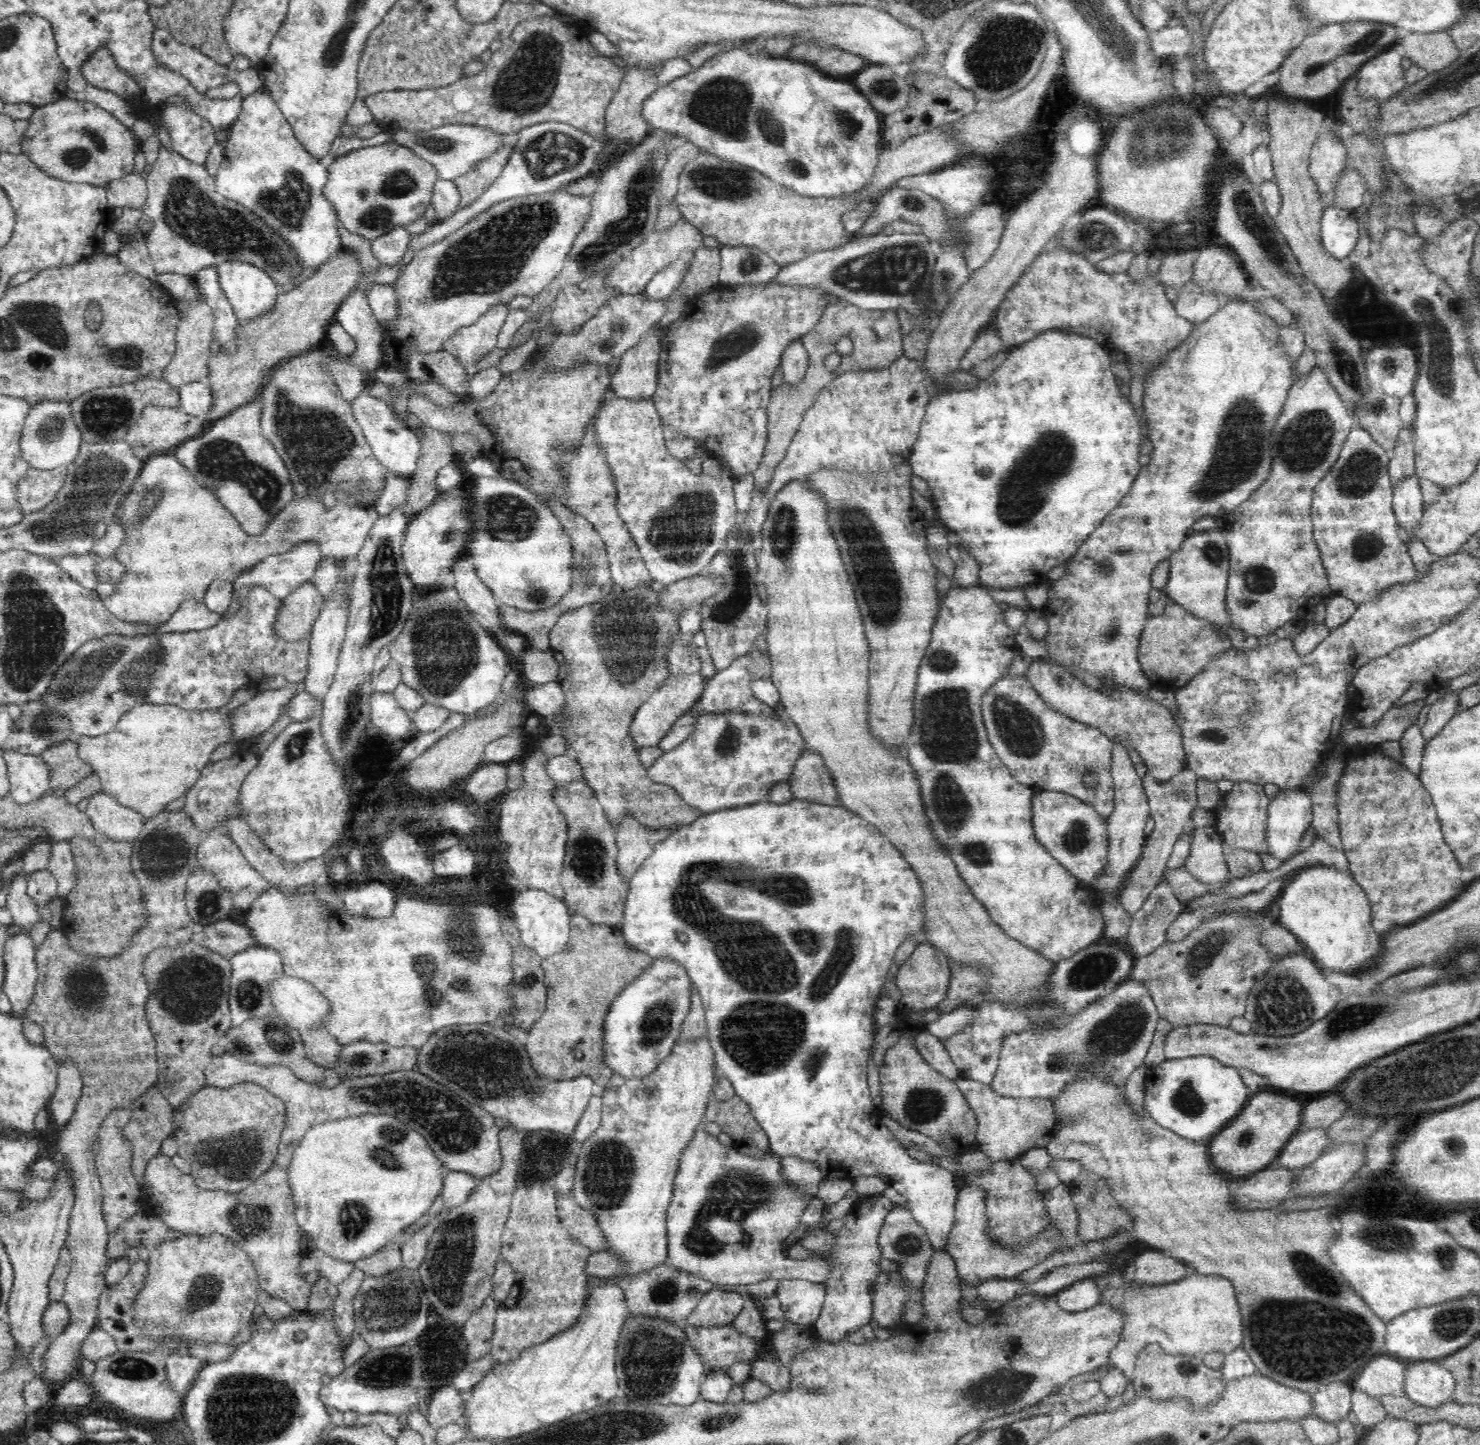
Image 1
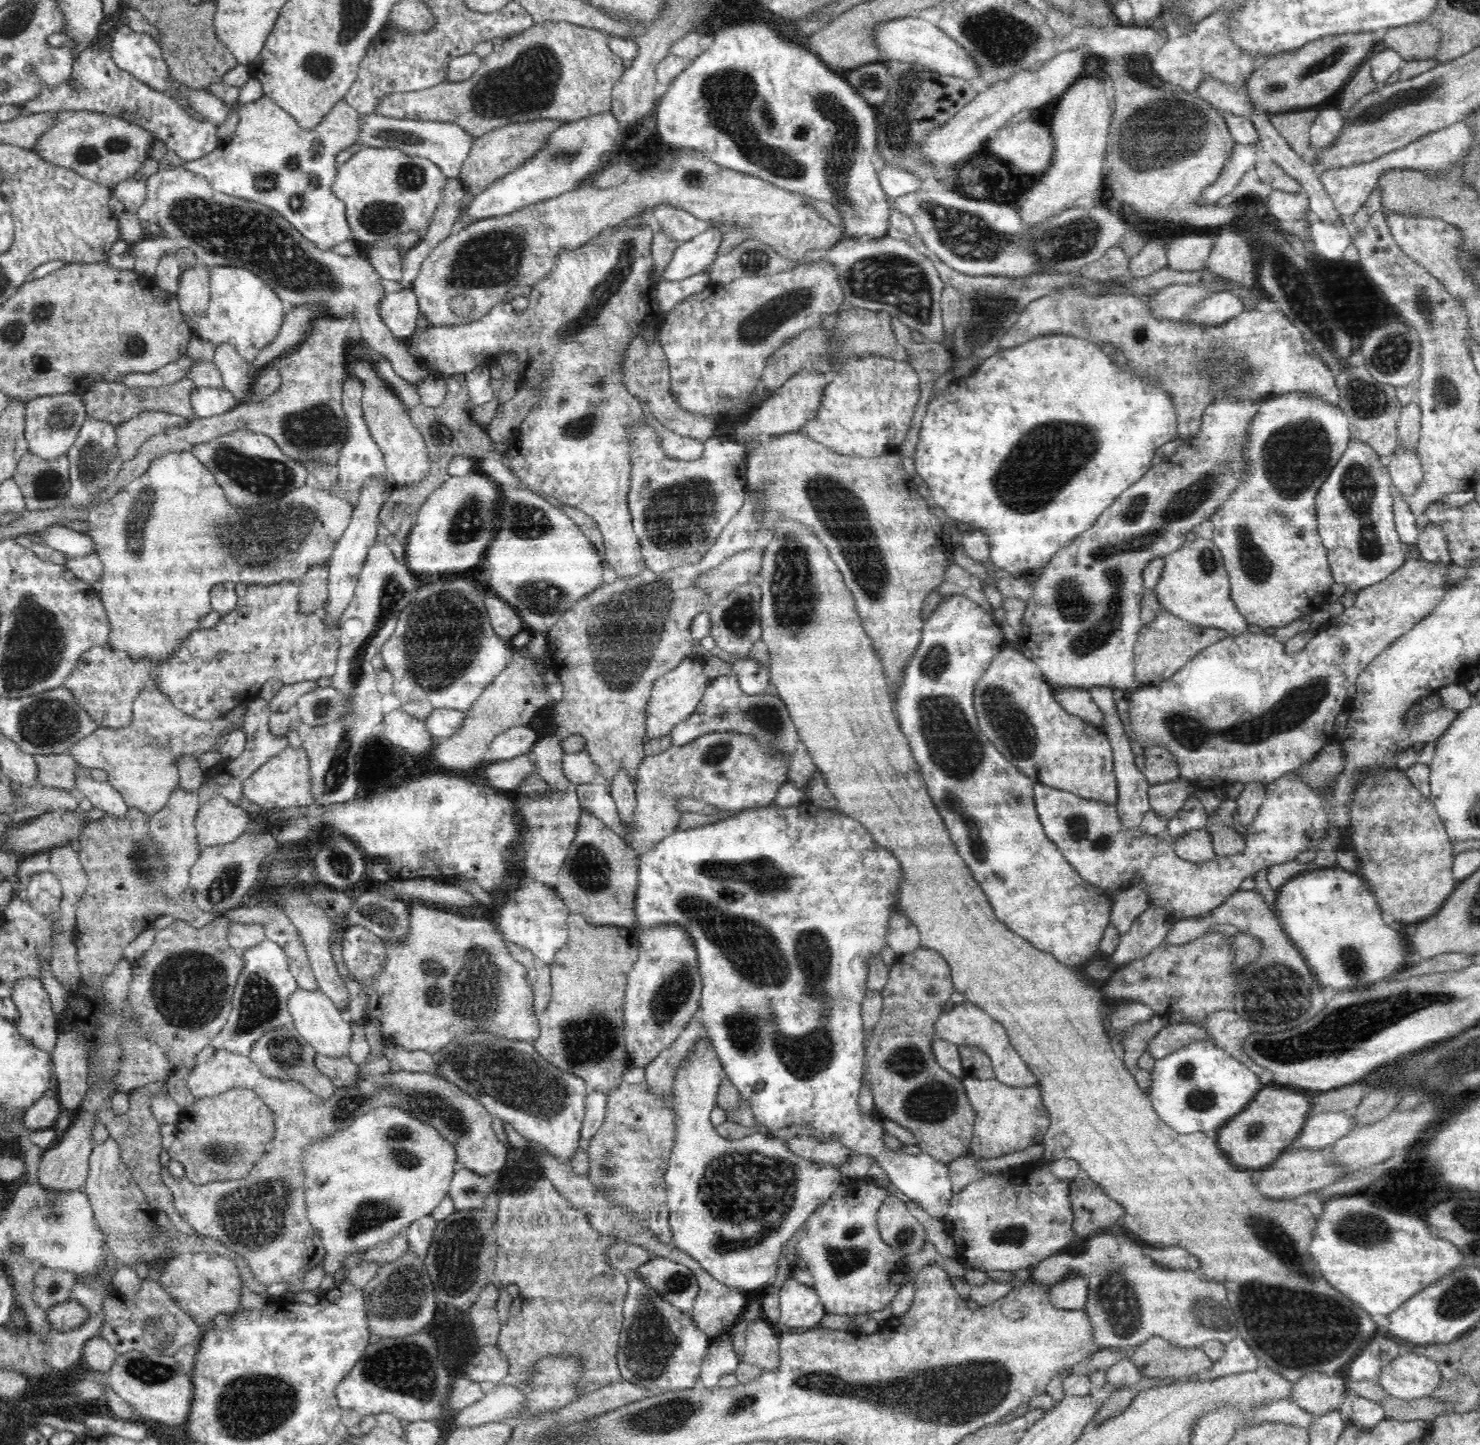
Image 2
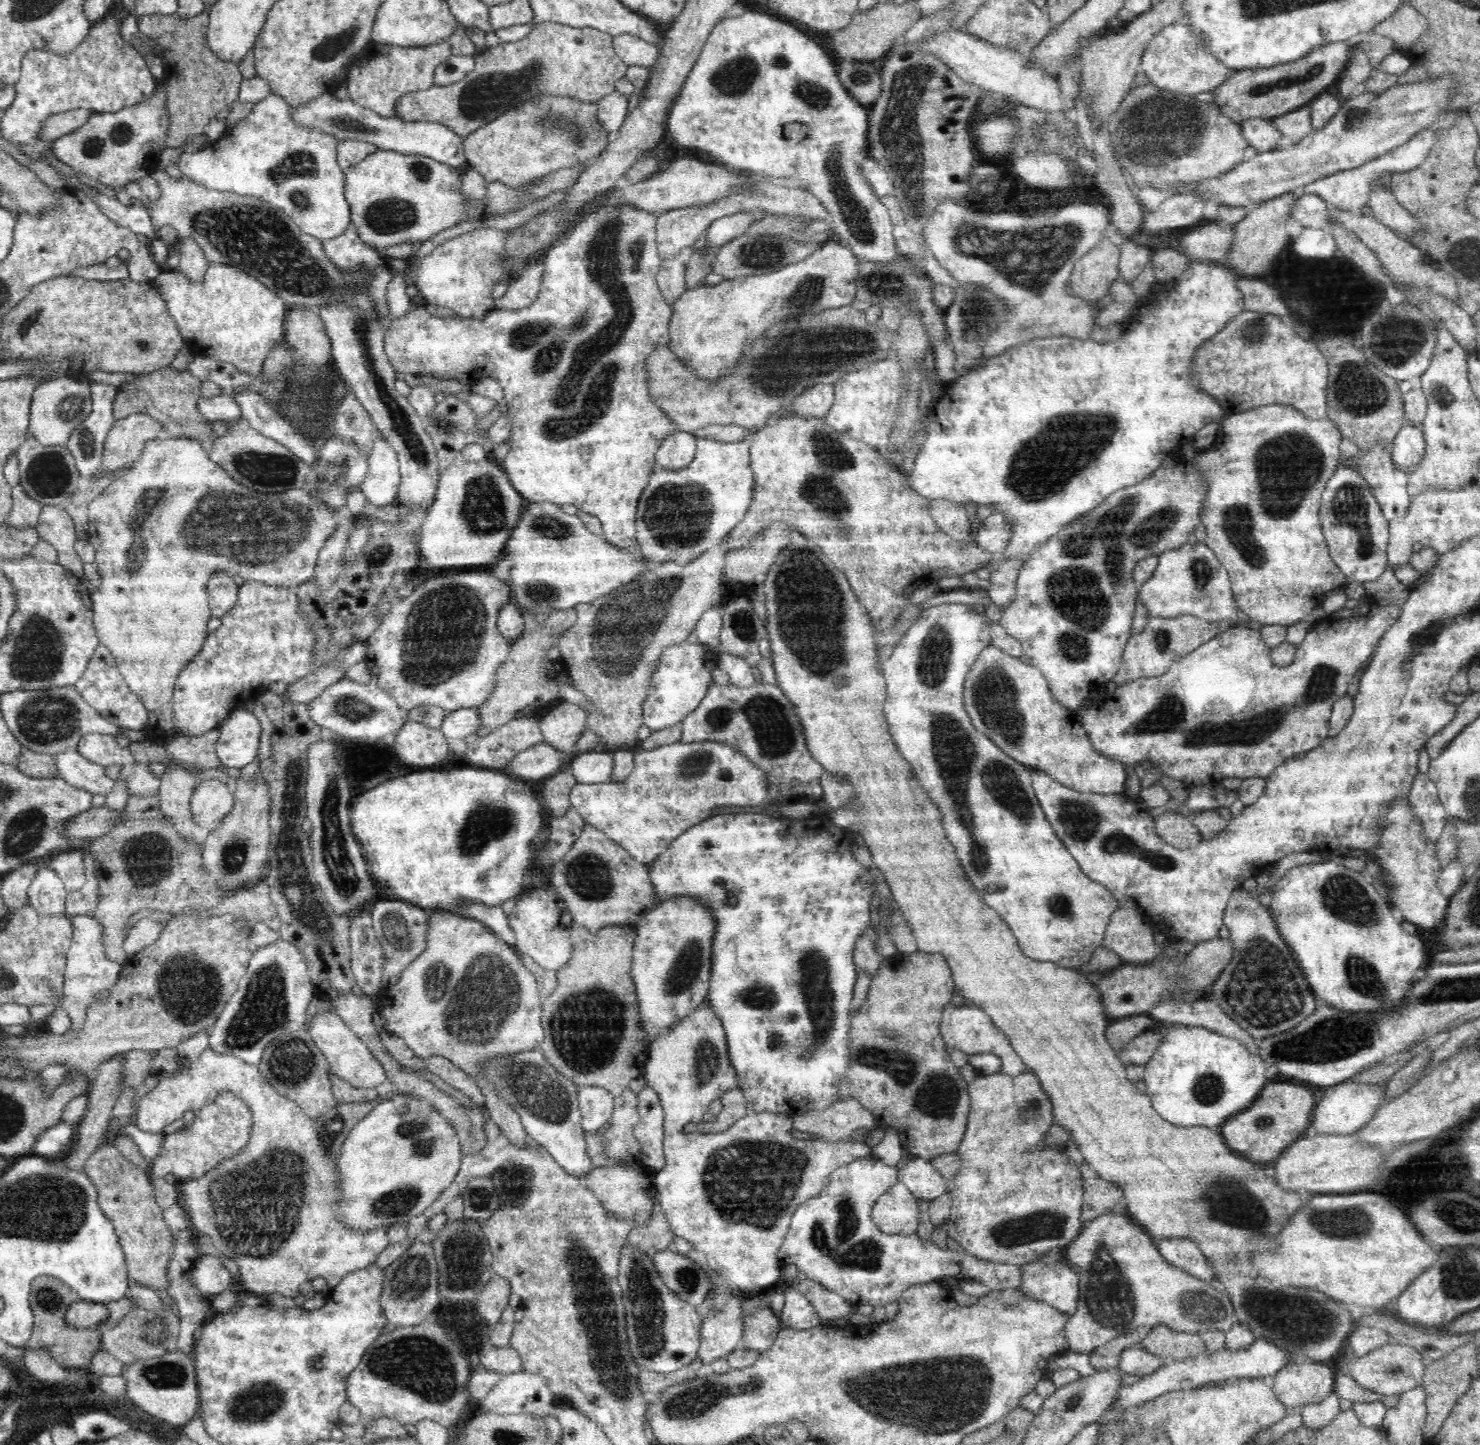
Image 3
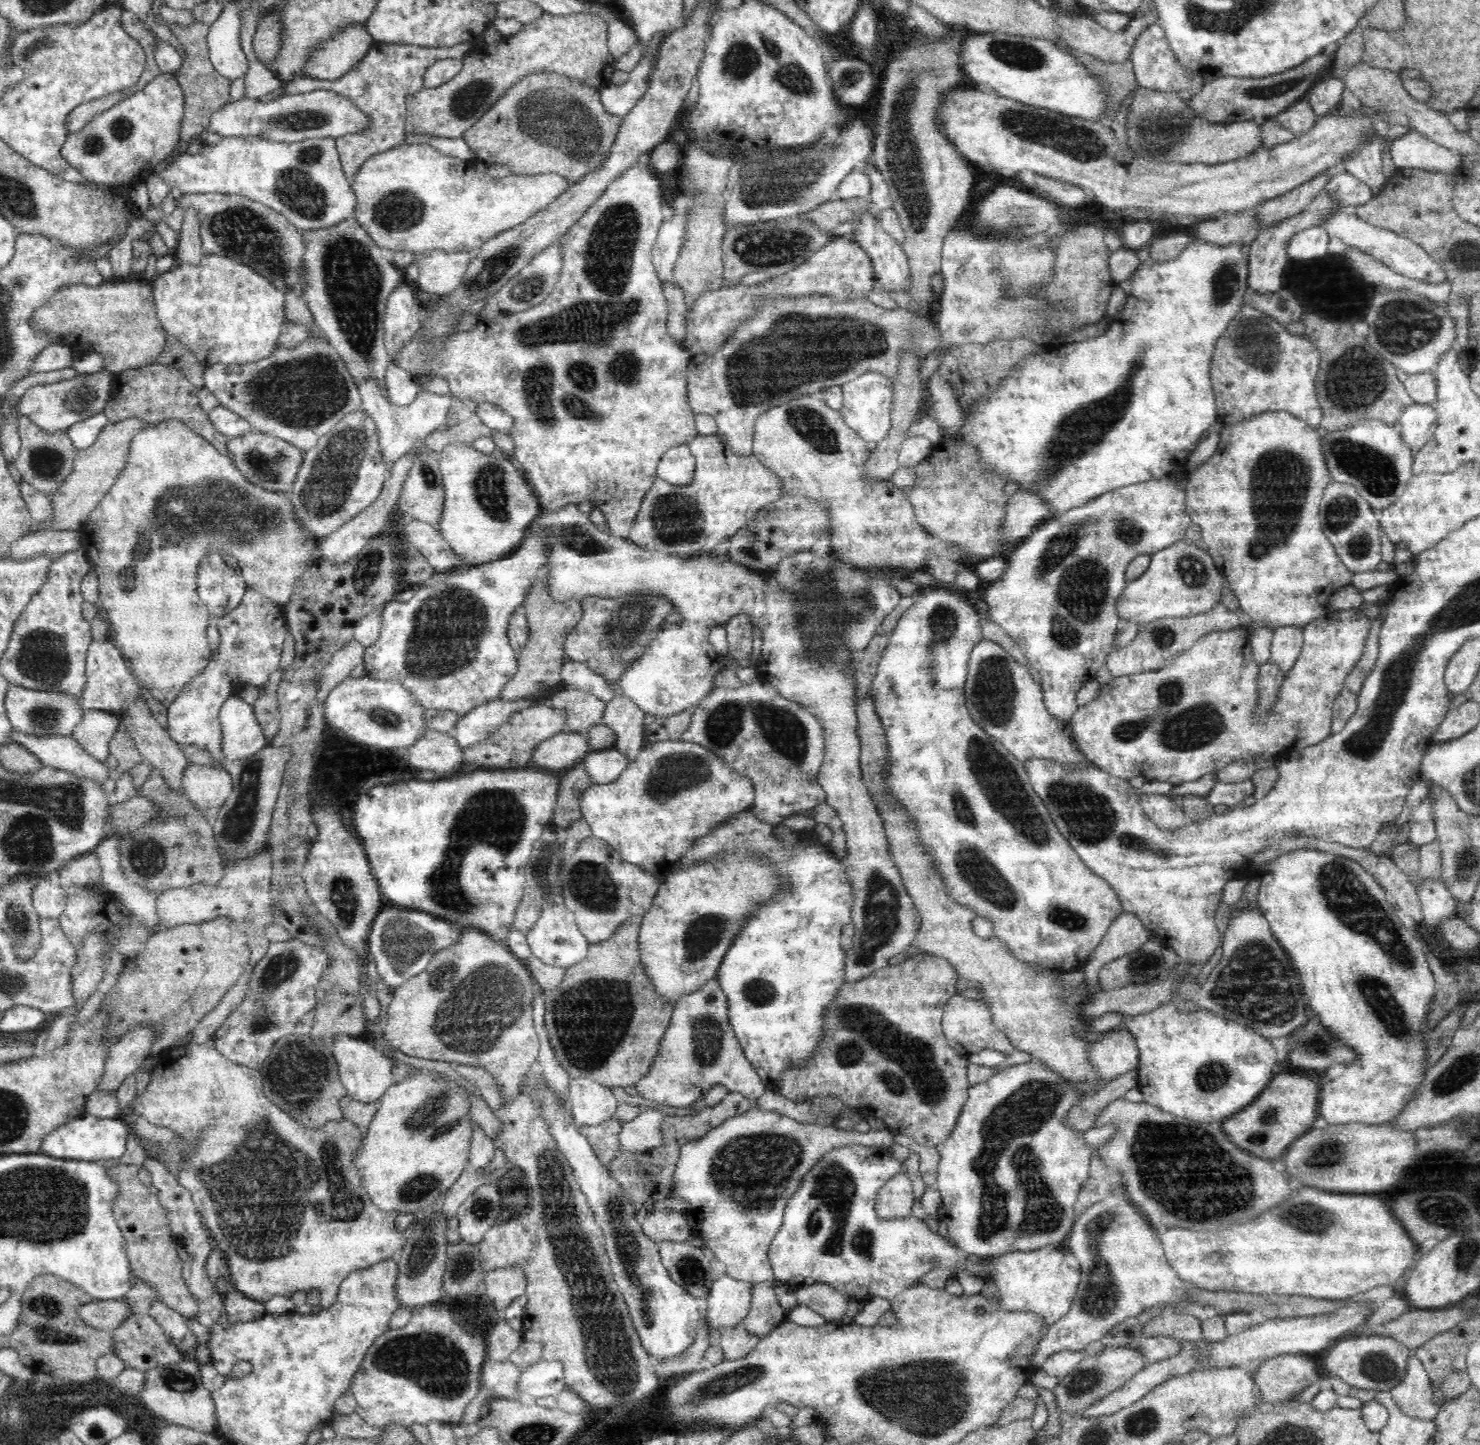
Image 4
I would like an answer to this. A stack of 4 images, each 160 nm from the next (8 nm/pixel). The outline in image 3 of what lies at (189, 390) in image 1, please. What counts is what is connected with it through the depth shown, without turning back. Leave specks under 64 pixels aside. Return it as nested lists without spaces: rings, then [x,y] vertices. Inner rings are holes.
[[[222,394],[206,398],[200,397],[197,402],[200,414],[207,418],[208,421],[216,423],[228,423],[228,428],[221,431],[219,436],[232,430],[235,423],[242,419],[241,408],[239,404],[228,395]]]

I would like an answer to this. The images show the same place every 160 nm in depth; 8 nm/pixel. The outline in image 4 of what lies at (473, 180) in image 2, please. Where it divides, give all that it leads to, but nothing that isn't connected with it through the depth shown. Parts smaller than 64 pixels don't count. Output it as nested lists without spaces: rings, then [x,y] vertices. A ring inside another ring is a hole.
[[[533,73],[513,85],[496,104],[464,132],[464,139],[477,161],[509,166],[511,174],[556,173],[572,184],[578,184],[588,172],[597,169],[609,155],[622,120],[612,116],[601,103],[600,89],[588,87],[582,81],[568,79],[556,73]]]

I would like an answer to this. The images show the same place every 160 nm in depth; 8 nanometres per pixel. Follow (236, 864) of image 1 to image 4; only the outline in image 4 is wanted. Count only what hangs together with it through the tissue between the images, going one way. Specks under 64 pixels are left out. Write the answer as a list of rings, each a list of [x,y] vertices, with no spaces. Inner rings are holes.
[[[188,762],[182,780],[182,791],[202,812],[224,806],[233,790],[232,777],[224,767],[210,768]]]

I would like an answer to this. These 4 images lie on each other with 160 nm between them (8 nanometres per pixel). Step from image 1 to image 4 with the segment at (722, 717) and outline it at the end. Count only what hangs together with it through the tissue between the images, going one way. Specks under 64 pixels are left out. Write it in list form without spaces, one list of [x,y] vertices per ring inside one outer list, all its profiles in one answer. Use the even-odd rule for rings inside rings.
[[[663,740],[660,742],[646,742],[639,755],[630,762],[626,770],[608,784],[590,785],[586,790],[582,791],[580,800],[580,809],[583,814],[583,819],[590,825],[591,831],[596,838],[604,840],[608,846],[616,849],[620,853],[621,858],[629,863],[637,864],[647,873],[654,875],[661,883],[665,882],[672,866],[678,862],[679,858],[698,840],[710,831],[719,827],[730,815],[742,811],[748,811],[753,808],[755,802],[755,790],[752,780],[748,777],[734,771],[732,767],[728,767],[728,763],[724,763],[714,751],[693,742],[680,740]]]

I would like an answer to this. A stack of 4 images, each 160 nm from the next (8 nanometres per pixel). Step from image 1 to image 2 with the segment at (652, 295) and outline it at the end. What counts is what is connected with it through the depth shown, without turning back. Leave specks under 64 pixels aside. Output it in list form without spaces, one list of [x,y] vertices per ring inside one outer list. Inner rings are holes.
[[[711,226],[676,248],[672,260],[663,270],[662,278],[674,282],[704,273],[717,257],[724,228]]]

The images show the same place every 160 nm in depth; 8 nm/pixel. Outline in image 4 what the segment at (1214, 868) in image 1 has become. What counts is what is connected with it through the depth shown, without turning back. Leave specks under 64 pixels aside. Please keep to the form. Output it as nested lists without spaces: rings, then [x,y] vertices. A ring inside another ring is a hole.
[[[1140,794],[1139,797],[1143,811],[1158,828],[1184,828],[1188,818],[1177,799],[1160,794]]]

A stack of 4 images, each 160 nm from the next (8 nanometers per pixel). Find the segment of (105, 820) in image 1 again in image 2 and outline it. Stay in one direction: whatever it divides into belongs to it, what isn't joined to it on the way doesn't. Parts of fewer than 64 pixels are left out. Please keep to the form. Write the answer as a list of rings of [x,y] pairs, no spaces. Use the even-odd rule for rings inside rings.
[[[79,768],[76,770],[75,792],[86,797],[93,809],[102,811],[102,814],[124,816],[128,813],[129,807],[124,797],[110,783],[94,780],[91,774],[82,775]]]

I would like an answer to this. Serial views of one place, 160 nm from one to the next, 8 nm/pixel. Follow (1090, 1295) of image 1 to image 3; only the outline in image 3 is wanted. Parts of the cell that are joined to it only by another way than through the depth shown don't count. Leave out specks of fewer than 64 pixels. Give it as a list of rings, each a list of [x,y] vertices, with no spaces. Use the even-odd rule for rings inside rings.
[[[1041,1259],[1022,1266],[1021,1290],[1028,1298],[1048,1303],[1065,1315],[1076,1312],[1080,1274],[1069,1263],[1047,1264]]]

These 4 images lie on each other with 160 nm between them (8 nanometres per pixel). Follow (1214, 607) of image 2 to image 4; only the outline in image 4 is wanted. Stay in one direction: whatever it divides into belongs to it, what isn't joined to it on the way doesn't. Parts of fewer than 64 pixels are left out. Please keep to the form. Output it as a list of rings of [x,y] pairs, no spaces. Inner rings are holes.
[[[1187,540],[1177,541],[1172,546],[1153,553],[1146,572],[1128,583],[1116,605],[1116,615],[1139,625],[1158,619],[1196,616],[1210,612],[1221,602],[1225,592],[1222,572],[1215,566],[1211,555],[1202,544]]]

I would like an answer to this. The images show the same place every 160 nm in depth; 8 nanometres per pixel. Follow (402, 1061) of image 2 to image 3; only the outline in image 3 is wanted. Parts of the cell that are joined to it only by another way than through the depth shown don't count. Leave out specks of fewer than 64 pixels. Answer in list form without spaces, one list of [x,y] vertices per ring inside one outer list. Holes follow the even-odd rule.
[[[433,1056],[423,1059],[430,1073],[440,1077],[448,1085],[461,1090],[477,1104],[484,1106],[485,1094],[481,1086],[468,1074],[452,1064],[452,1061],[441,1056]]]

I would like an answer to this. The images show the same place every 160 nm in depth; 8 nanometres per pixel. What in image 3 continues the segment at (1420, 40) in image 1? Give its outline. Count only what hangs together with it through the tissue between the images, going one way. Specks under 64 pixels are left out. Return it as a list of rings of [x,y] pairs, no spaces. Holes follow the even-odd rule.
[[[1409,2],[1398,8],[1396,14],[1384,22],[1376,24],[1373,32],[1393,41],[1398,51],[1410,50],[1420,40],[1420,36],[1428,30],[1428,19],[1422,16]]]

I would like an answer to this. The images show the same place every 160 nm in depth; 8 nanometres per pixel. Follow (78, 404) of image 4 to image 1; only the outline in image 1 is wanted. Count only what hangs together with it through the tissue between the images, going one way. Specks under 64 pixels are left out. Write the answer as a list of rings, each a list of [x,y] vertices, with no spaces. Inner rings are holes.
[[[46,400],[31,406],[24,423],[20,448],[22,458],[29,468],[50,471],[58,467],[67,467],[76,460],[81,444],[81,431],[76,426],[71,413],[71,401]]]

